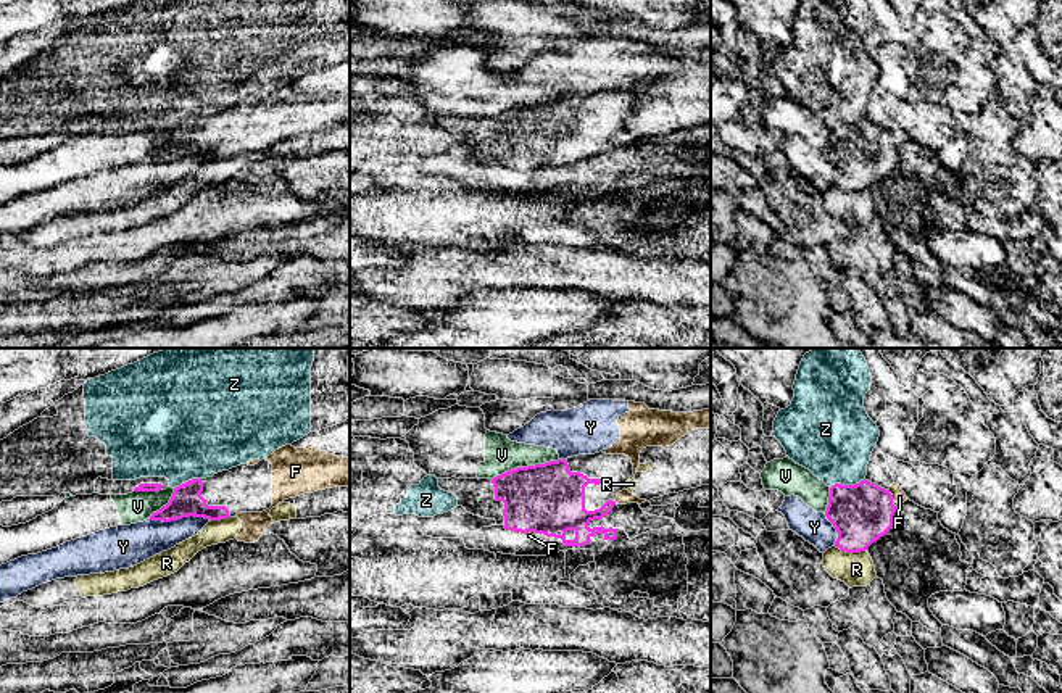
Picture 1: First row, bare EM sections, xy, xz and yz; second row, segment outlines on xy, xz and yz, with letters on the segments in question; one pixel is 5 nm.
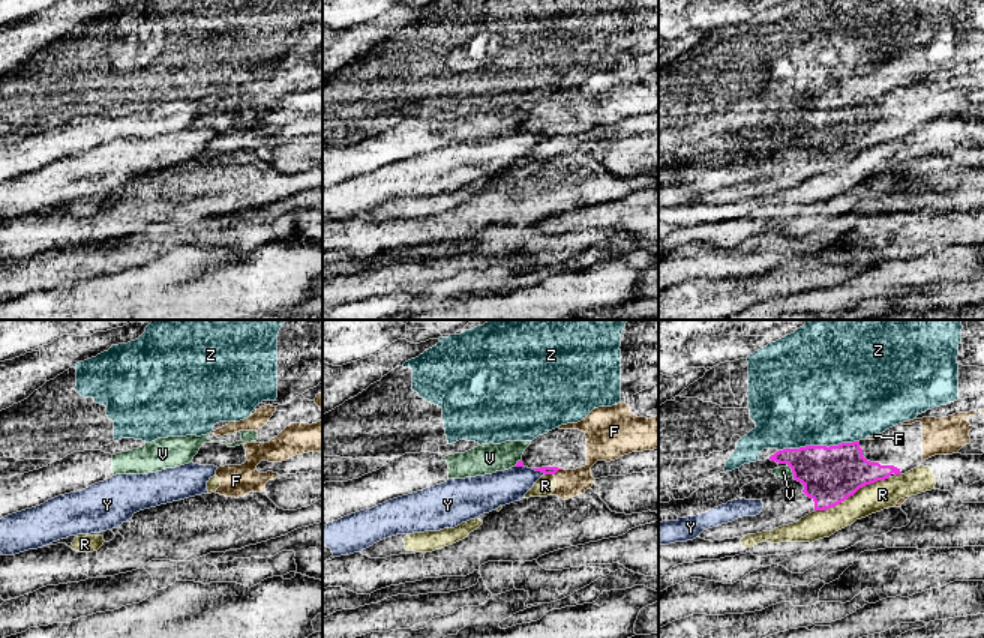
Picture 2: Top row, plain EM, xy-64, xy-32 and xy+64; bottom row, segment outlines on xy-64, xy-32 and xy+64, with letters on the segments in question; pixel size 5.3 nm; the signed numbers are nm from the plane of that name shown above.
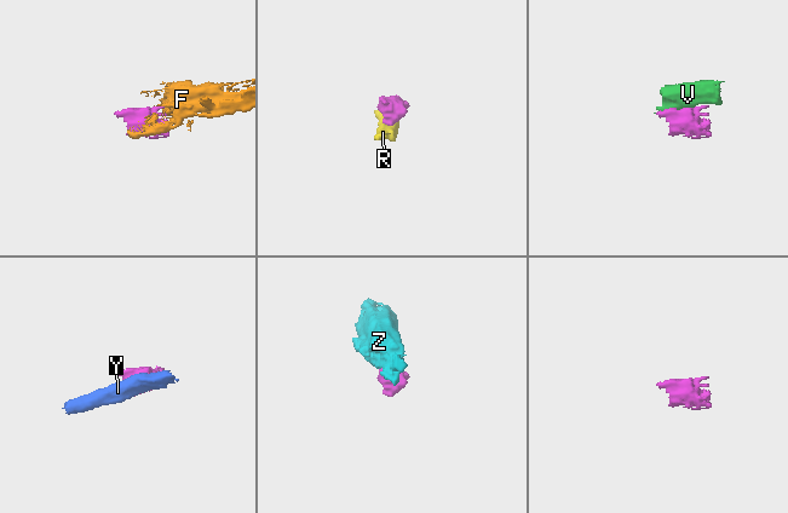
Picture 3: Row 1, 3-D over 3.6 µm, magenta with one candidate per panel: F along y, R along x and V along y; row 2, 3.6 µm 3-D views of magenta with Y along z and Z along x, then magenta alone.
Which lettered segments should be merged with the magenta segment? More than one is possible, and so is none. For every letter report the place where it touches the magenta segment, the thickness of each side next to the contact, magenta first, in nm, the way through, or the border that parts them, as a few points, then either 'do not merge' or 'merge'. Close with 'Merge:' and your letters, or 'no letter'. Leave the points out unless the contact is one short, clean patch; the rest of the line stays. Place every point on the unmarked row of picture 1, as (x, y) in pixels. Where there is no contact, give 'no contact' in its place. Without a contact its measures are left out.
F: contact yz (891, 139); calibres 300 and 70 nm; do not merge
R: contact yz (850, 190); calibres 300 and 180 nm; do not merge
V: contact xz (524, 107); calibres 360 and 170 nm; border xz (558, 97), (548, 102), (511, 107), (490, 118); do not merge
Y: contact xy (181, 157); calibres 150 and 190 nm; border xy (150, 157), (174, 160), (203, 155), (210, 160); do not merge
Z: contact yz (846, 124); calibres 300 and 400 nm; border yz (864, 116), (854, 123), (833, 123), (830, 126); do not merge
Merge: no letter

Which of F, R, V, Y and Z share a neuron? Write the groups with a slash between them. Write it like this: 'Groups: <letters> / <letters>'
Groups: F Y / R / V / Z

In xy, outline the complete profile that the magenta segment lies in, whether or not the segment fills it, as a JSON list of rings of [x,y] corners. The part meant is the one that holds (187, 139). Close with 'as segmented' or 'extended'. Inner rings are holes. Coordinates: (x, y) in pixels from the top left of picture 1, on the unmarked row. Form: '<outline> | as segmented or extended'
[[[240,103],[206,118],[192,118],[174,127],[166,145],[150,158],[171,161],[182,156],[219,160],[239,151],[263,151],[272,145],[272,103]]] | extended

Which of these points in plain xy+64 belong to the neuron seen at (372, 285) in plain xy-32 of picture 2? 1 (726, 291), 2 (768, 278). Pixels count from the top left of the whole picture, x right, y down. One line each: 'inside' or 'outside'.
1: inside
2: inside

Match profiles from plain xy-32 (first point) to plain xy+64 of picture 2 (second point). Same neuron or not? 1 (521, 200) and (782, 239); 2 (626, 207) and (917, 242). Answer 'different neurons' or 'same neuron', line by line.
1: different neurons
2: same neuron

